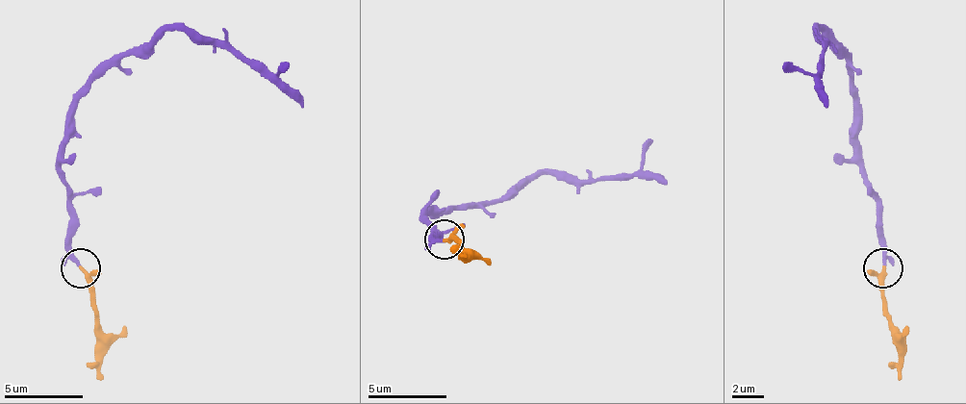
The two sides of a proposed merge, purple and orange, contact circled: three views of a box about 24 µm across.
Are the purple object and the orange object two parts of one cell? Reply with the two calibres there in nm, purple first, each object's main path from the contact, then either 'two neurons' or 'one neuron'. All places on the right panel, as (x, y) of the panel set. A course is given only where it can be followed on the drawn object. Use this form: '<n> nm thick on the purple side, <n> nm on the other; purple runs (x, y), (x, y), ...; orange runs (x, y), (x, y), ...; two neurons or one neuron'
170 nm thick on the purple side, 240 nm on the other; purple runs (884, 266), (879, 199), (864, 172), (849, 65), (844, 53), (817, 30), (825, 37), (821, 101), (828, 109); orange runs (884, 266), (884, 306), (900, 354), (900, 382); one neuron

